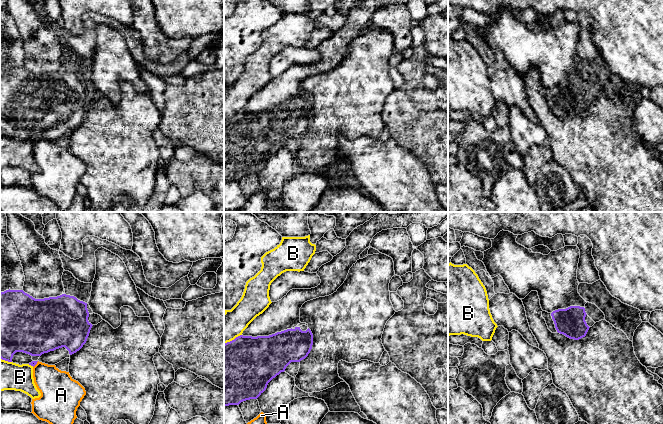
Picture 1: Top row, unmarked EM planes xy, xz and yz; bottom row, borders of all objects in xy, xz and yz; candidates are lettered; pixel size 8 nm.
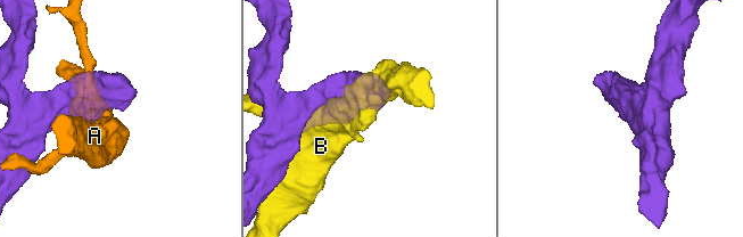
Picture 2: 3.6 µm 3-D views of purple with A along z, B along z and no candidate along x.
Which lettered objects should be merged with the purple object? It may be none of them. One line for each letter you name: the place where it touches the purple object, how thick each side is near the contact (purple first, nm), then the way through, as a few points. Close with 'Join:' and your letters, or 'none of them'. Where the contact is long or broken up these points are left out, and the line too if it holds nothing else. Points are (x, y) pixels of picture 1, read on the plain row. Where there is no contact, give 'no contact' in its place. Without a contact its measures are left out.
Join: none of them

